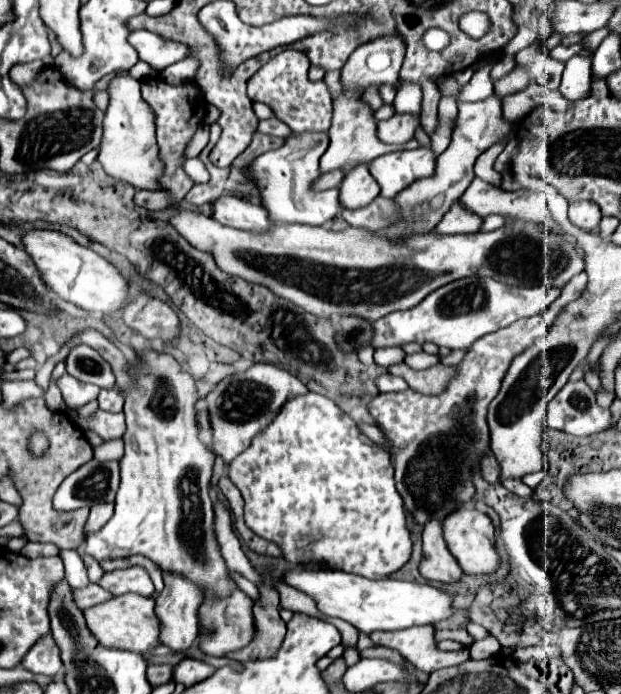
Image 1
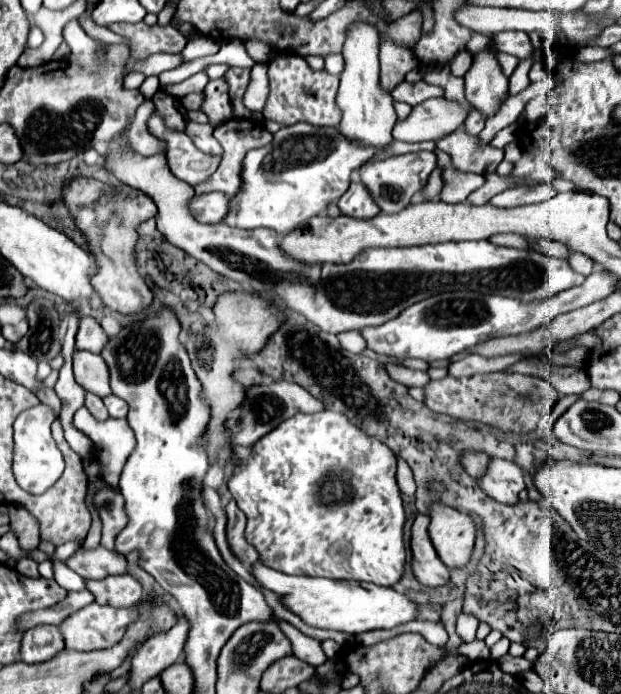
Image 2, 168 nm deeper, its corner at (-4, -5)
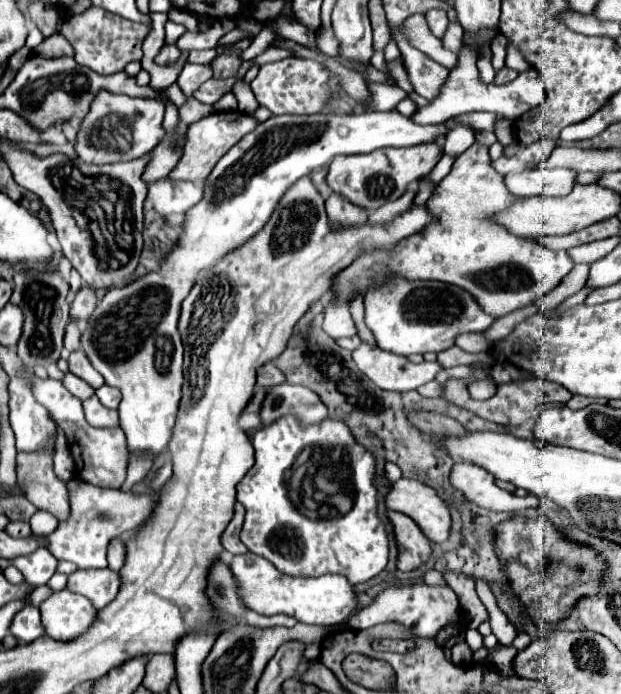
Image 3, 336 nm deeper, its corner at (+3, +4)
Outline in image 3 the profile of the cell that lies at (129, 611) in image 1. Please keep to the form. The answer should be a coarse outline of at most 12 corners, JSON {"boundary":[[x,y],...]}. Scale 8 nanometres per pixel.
{"boundary":[[62,589],[40,605],[46,635],[72,641],[98,611],[84,595]]}

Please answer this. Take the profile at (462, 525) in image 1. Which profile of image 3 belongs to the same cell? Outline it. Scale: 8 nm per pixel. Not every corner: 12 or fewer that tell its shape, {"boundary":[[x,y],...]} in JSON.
{"boundary":[[402,477],[388,509],[412,517],[430,541],[450,537],[450,509],[432,487]]}

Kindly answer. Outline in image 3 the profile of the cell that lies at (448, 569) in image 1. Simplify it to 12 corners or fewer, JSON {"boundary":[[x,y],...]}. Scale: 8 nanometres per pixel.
{"boundary":[[388,513],[398,541],[398,569],[414,571],[432,555],[420,527],[404,513]]}

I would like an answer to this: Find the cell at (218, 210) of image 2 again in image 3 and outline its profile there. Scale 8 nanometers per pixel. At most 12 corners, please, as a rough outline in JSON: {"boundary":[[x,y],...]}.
{"boundary":[[192,181],[150,183],[148,199],[164,215],[184,215],[202,197]]}

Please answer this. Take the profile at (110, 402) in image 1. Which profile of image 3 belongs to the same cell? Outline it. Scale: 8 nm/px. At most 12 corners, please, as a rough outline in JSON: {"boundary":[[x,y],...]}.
{"boundary":[[102,385],[96,397],[108,409],[118,409],[122,393]]}

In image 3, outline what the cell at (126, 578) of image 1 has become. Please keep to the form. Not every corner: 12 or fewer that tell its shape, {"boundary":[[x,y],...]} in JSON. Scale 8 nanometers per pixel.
{"boundary":[[78,569],[68,589],[104,609],[120,591],[120,573]]}

